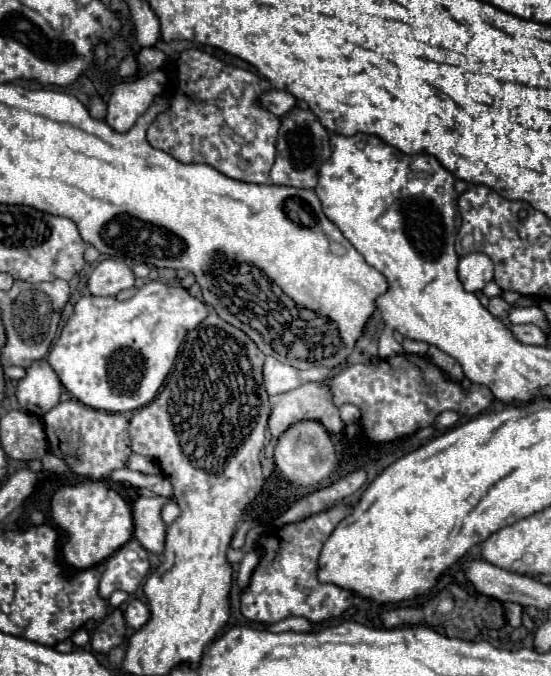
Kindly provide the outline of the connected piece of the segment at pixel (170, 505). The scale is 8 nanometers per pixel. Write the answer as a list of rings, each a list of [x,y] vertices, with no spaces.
[[[169,500],[169,502],[161,508],[161,518],[163,518],[165,526],[169,526],[177,516],[179,516],[179,506],[177,506],[173,500]]]

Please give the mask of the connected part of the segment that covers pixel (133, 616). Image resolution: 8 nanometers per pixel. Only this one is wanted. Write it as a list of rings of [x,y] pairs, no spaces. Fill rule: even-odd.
[[[131,600],[127,604],[127,608],[125,608],[125,622],[131,628],[139,630],[147,622],[147,618],[149,618],[149,608],[141,600]]]

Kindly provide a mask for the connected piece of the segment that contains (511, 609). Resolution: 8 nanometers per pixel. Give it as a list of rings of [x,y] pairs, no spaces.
[[[505,604],[505,614],[507,614],[507,622],[513,628],[521,626],[521,606],[519,604]]]

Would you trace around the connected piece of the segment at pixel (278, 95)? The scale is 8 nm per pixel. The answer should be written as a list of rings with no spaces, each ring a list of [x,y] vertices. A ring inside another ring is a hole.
[[[269,90],[259,100],[261,100],[263,108],[267,108],[269,112],[273,112],[279,118],[287,116],[287,112],[291,112],[291,108],[297,108],[295,96],[291,96],[289,92],[283,92],[283,90]]]

